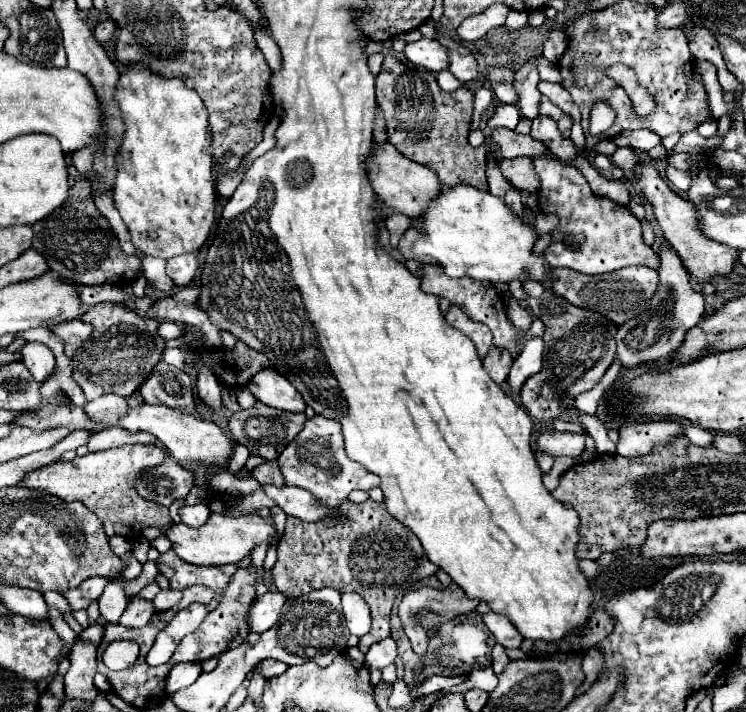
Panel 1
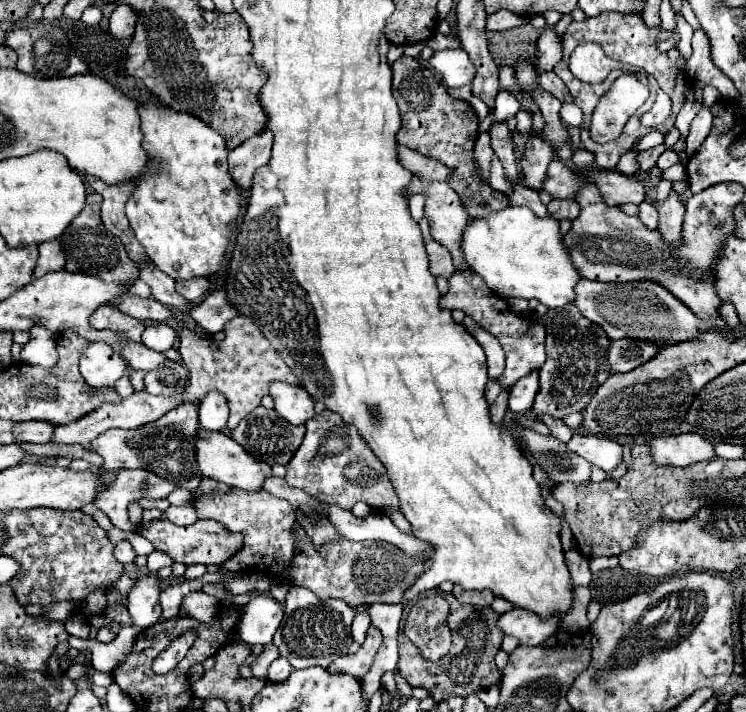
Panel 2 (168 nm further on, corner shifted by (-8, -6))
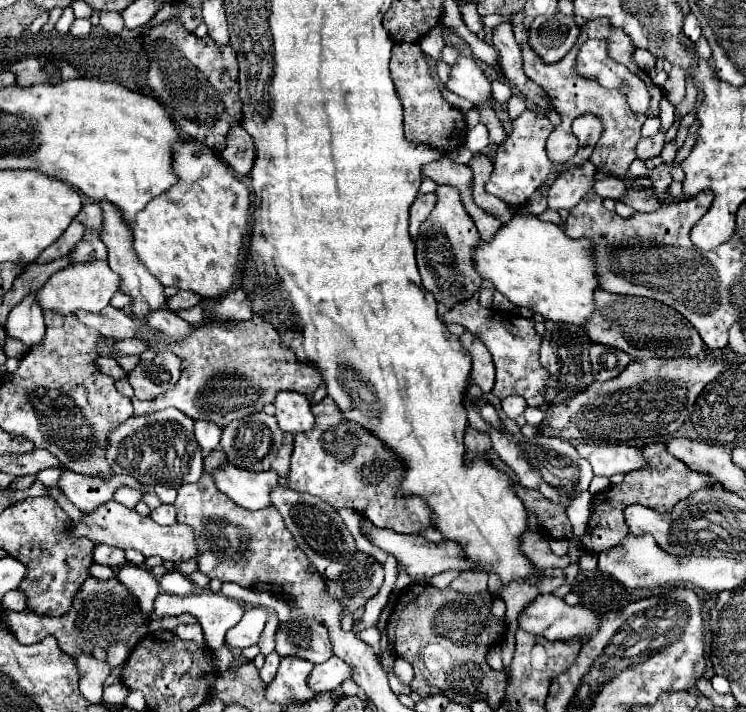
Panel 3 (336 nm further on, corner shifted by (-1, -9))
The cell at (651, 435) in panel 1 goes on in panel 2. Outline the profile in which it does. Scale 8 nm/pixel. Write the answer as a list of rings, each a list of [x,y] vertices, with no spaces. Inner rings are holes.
[[[692,432],[654,438],[650,442],[650,448],[656,464],[670,464],[670,466],[682,466],[682,468],[694,462],[716,458],[714,444],[704,440],[700,434],[692,434]]]

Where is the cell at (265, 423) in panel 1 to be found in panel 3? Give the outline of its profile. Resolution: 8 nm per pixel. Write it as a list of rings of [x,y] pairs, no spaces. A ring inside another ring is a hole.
[[[255,411],[243,419],[231,421],[225,429],[223,429],[223,437],[221,437],[221,449],[227,453],[227,459],[231,463],[235,463],[237,467],[249,469],[249,471],[267,471],[271,469],[273,461],[277,459],[279,449],[285,445],[285,433],[277,427],[277,419],[263,413],[263,411]]]

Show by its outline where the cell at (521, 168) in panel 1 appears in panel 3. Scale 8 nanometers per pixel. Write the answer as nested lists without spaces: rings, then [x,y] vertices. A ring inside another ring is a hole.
[[[597,171],[591,191],[597,193],[597,195],[601,195],[603,199],[607,199],[607,197],[609,197],[609,199],[619,199],[619,197],[623,197],[623,193],[625,193],[625,183],[623,183],[621,179],[617,179],[617,177],[609,175],[609,173]]]

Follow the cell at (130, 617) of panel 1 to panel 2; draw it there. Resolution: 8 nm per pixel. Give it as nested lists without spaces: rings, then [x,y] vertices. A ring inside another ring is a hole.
[[[144,574],[138,576],[132,590],[128,592],[128,612],[134,620],[134,626],[138,626],[140,630],[154,626],[160,618],[160,582],[156,576]]]

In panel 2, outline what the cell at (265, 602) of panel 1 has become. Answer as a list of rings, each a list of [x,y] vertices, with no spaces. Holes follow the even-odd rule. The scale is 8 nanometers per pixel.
[[[258,594],[242,608],[240,622],[236,626],[238,636],[250,646],[254,644],[266,646],[272,642],[272,636],[278,630],[282,616],[284,616],[282,604],[278,604],[268,594]]]

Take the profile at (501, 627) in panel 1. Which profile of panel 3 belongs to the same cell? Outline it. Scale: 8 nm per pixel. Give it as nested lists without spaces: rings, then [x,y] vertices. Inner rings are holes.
[[[537,595],[535,601],[531,601],[521,613],[519,613],[519,627],[527,633],[533,633],[533,635],[541,635],[549,641],[563,641],[563,639],[571,639],[571,637],[589,637],[597,631],[597,625],[599,625],[599,617],[595,611],[583,607],[583,605],[577,605],[577,607],[571,607],[567,605],[563,599],[555,597],[555,595]]]

